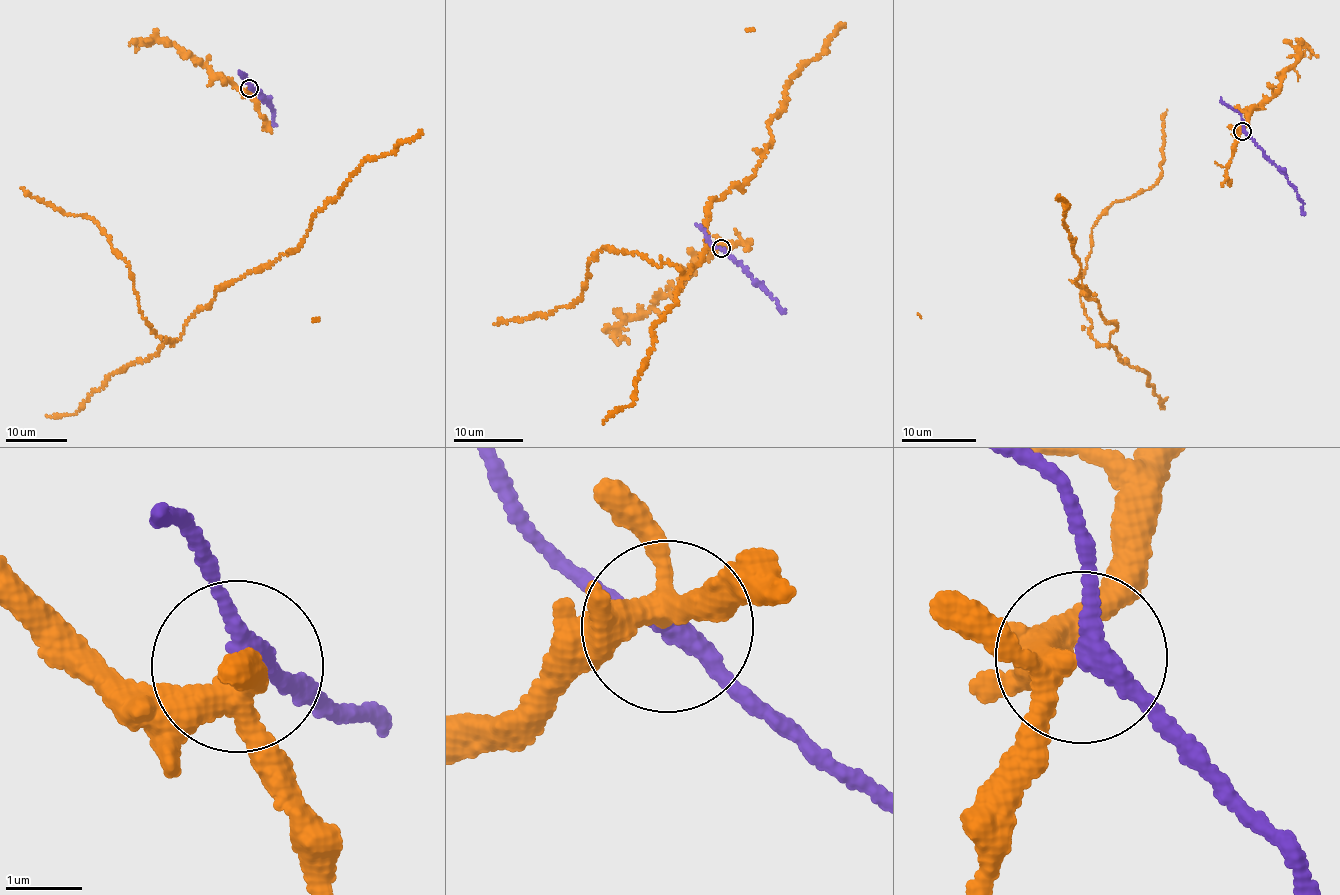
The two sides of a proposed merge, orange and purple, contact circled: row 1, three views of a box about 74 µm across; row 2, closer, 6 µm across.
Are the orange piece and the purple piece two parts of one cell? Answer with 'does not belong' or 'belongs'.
does not belong

